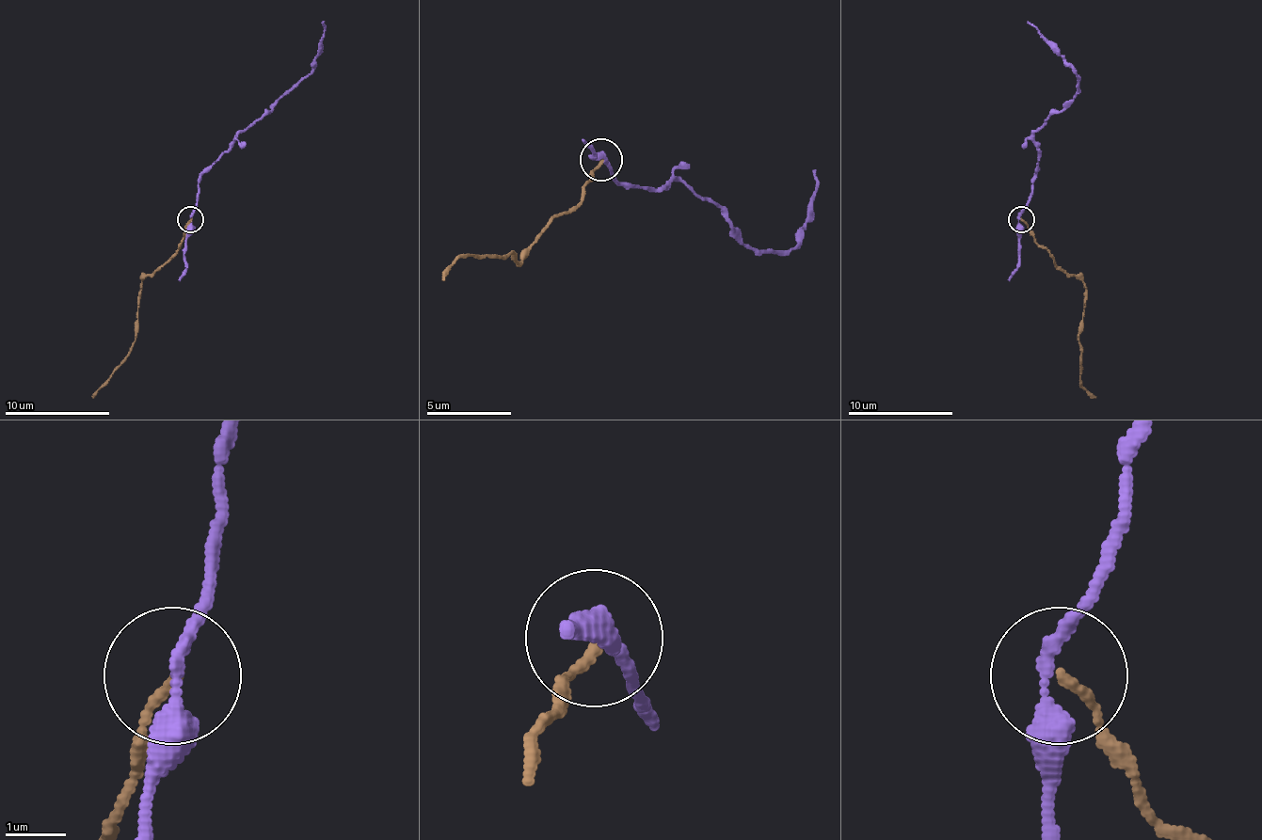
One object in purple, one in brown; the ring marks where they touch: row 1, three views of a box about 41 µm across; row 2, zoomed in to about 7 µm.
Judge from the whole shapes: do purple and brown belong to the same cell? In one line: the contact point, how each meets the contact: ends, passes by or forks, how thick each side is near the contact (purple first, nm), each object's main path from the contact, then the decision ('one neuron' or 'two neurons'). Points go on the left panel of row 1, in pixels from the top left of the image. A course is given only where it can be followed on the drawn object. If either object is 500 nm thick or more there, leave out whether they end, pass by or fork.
place (190, 219); purple passes by; brown ends; calibres 260 and 140 nm; course purple (189, 218), (198, 203), (198, 179), (239, 134), (308, 74), (323, 35), (321, 22); course brown (189, 218), (182, 245), (139, 284), (135, 344), (126, 360), (92, 397); two neurons

